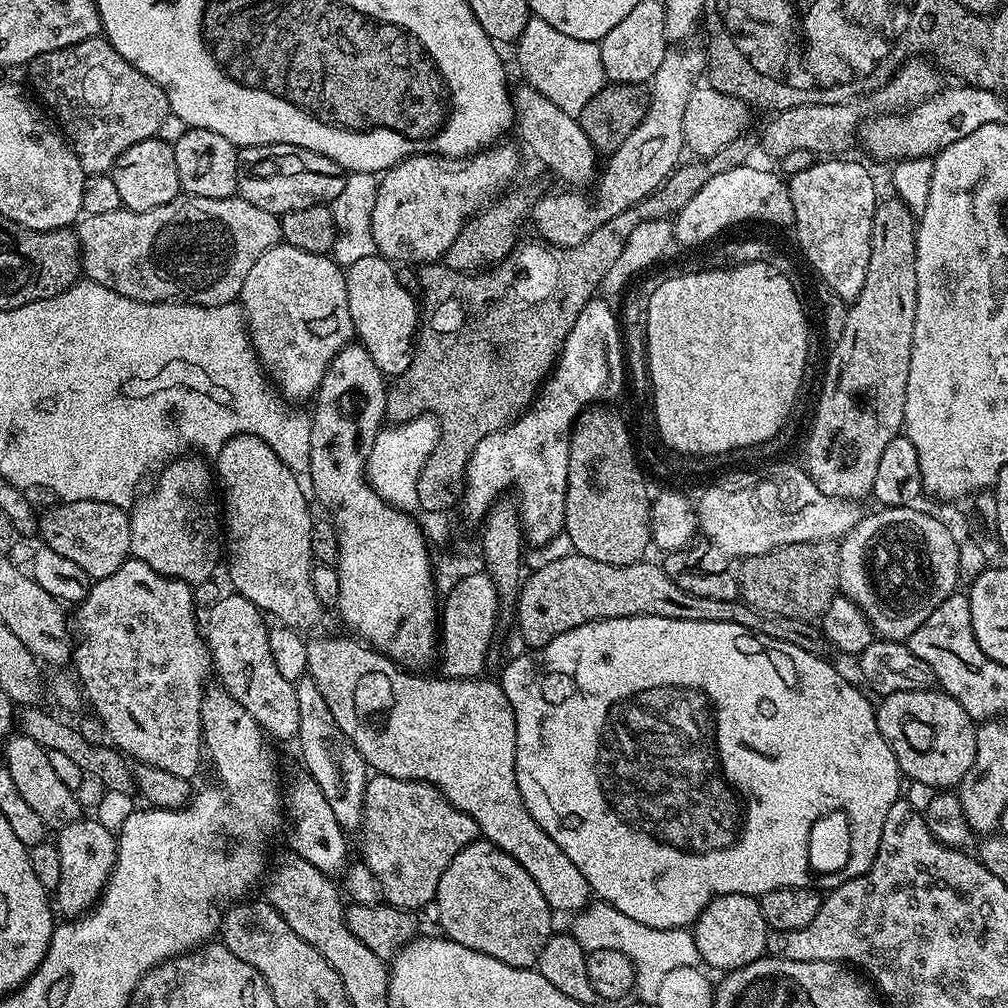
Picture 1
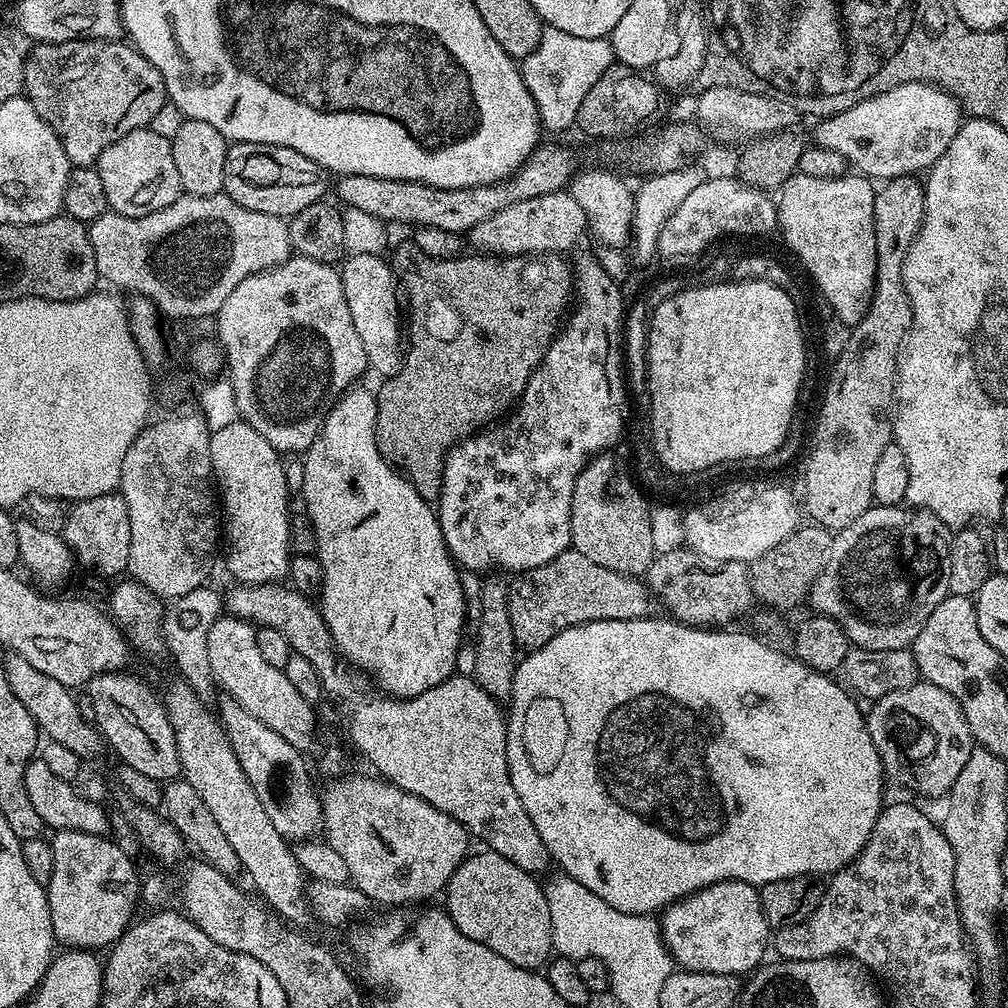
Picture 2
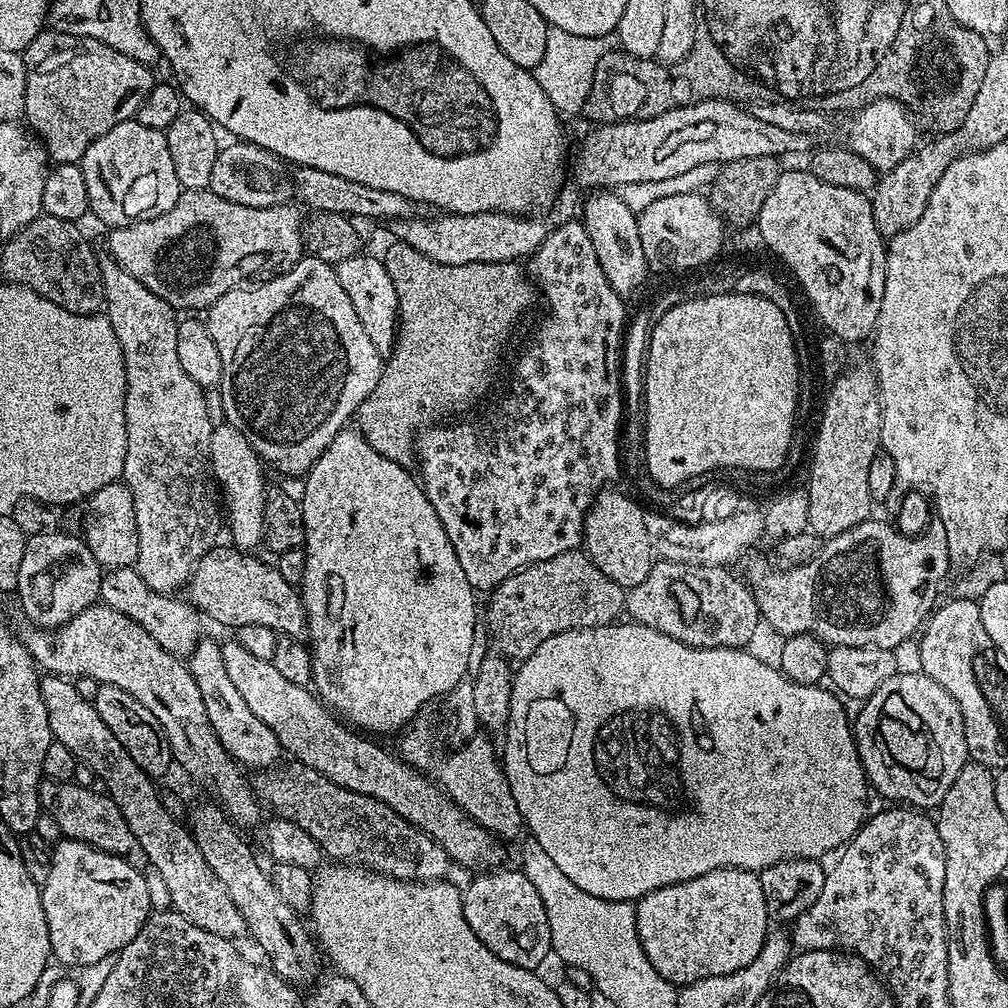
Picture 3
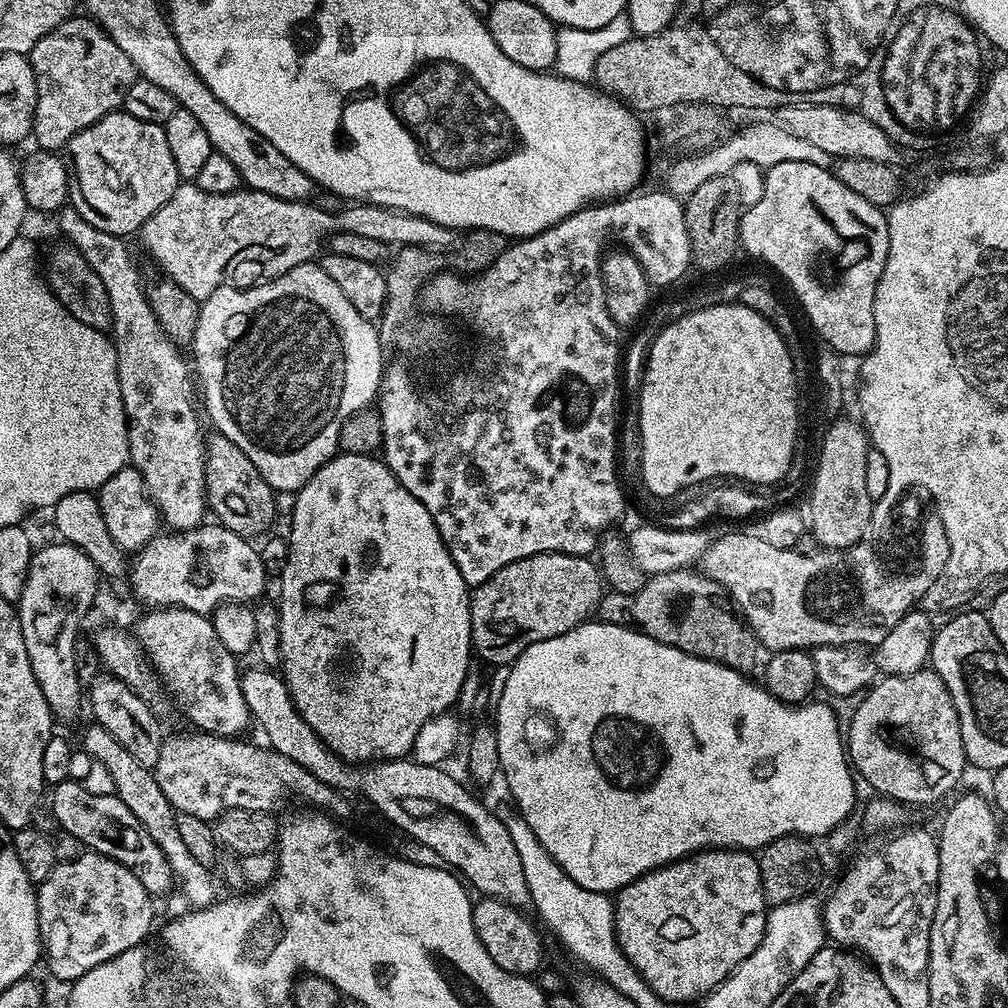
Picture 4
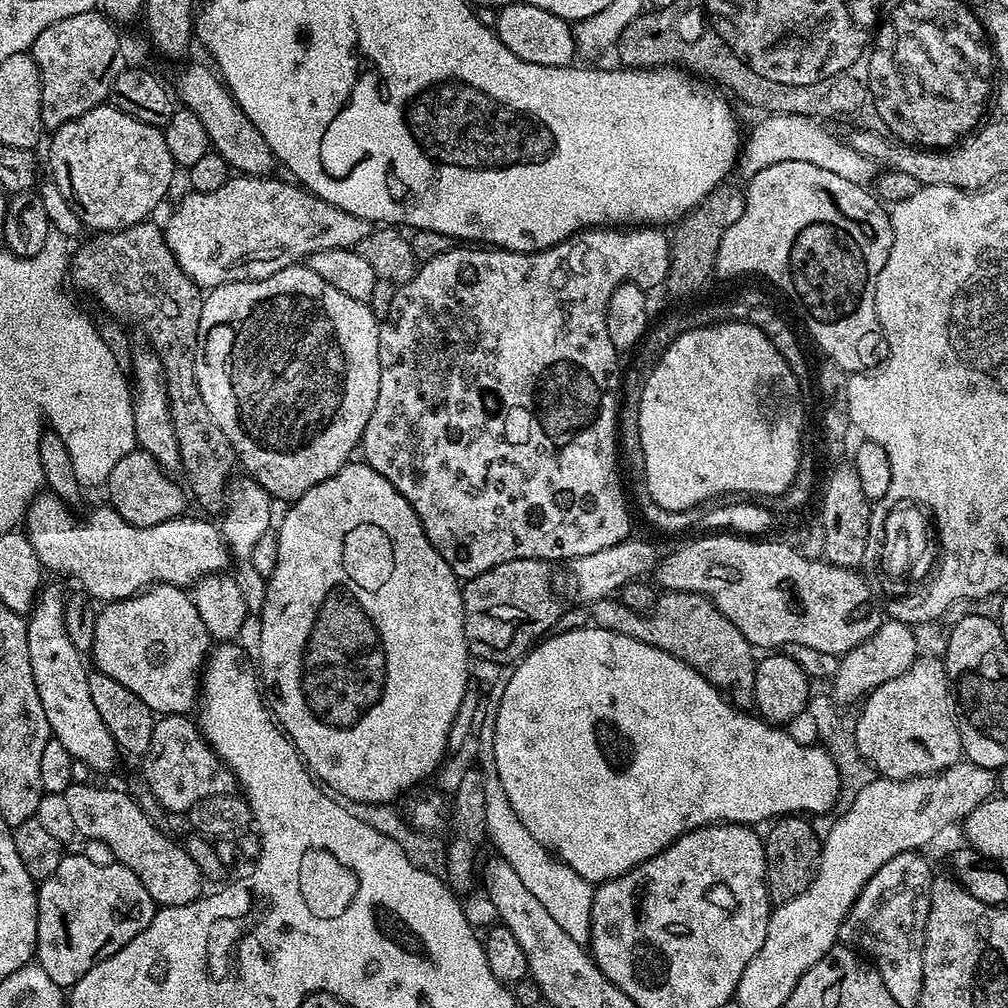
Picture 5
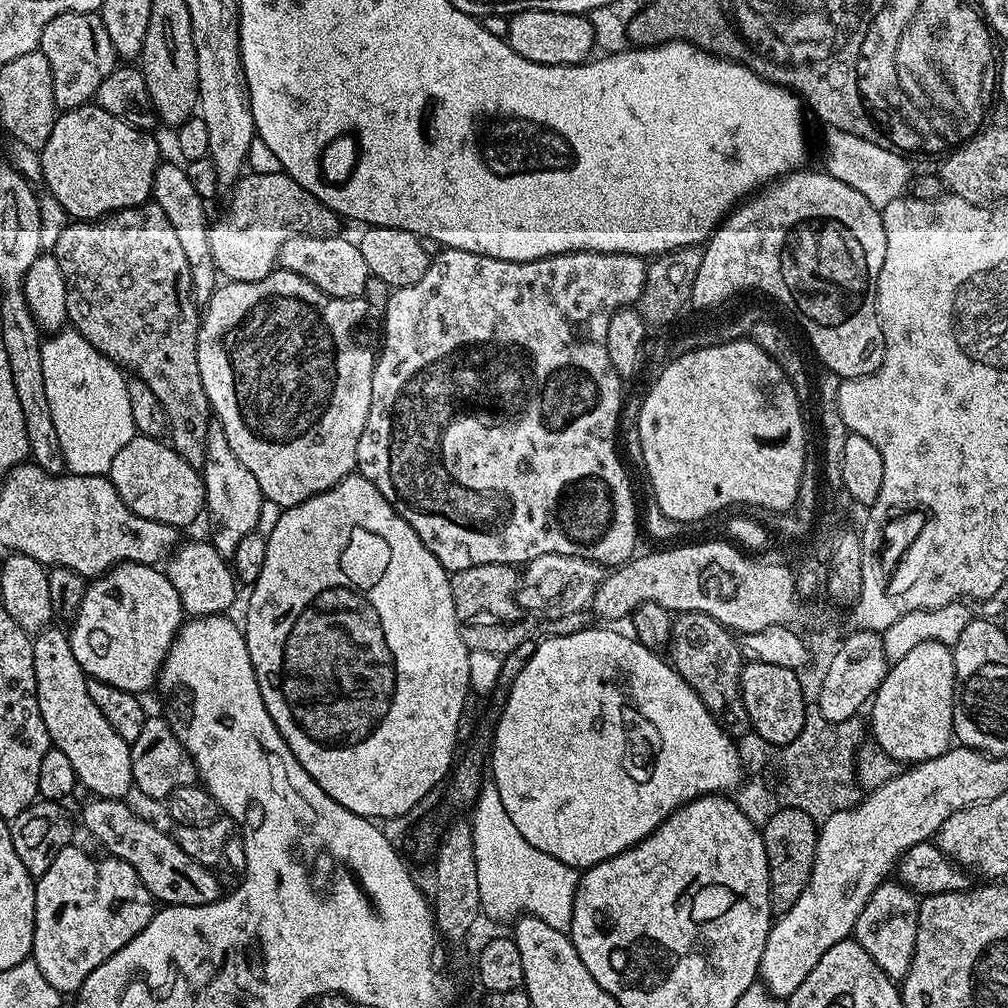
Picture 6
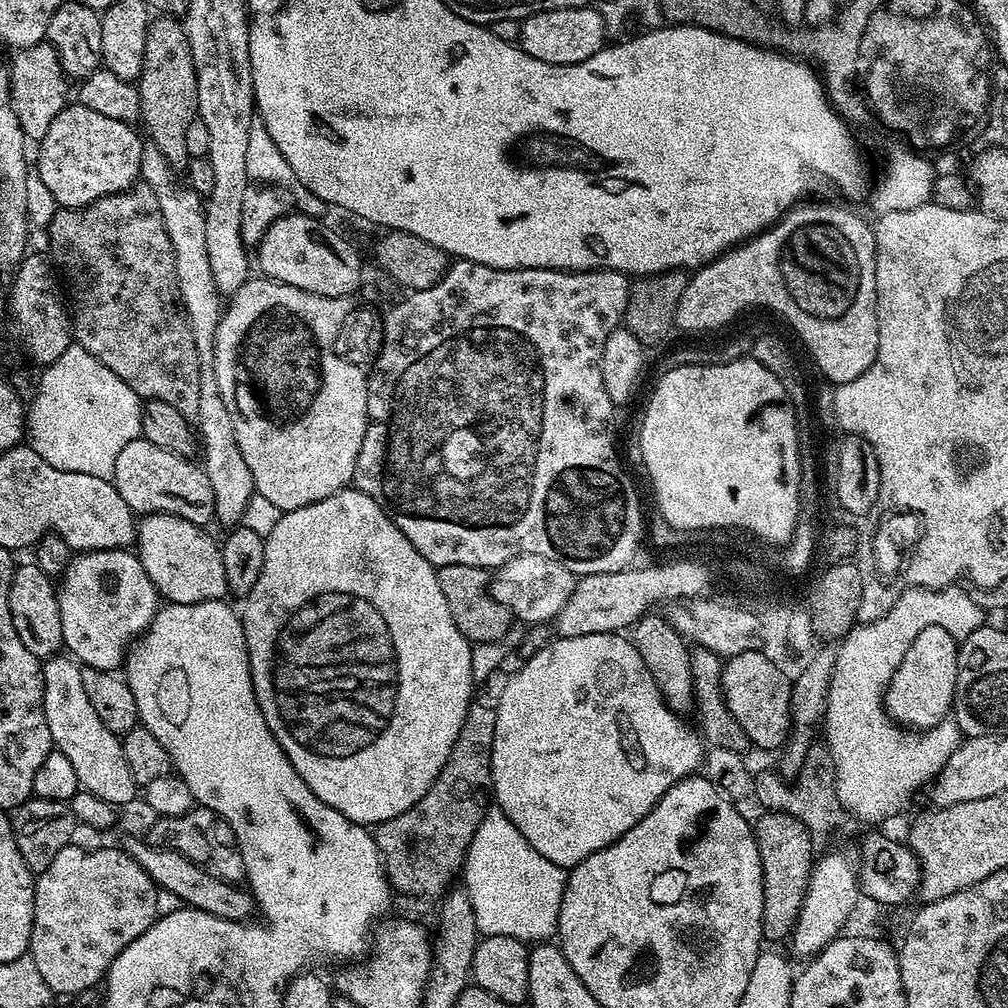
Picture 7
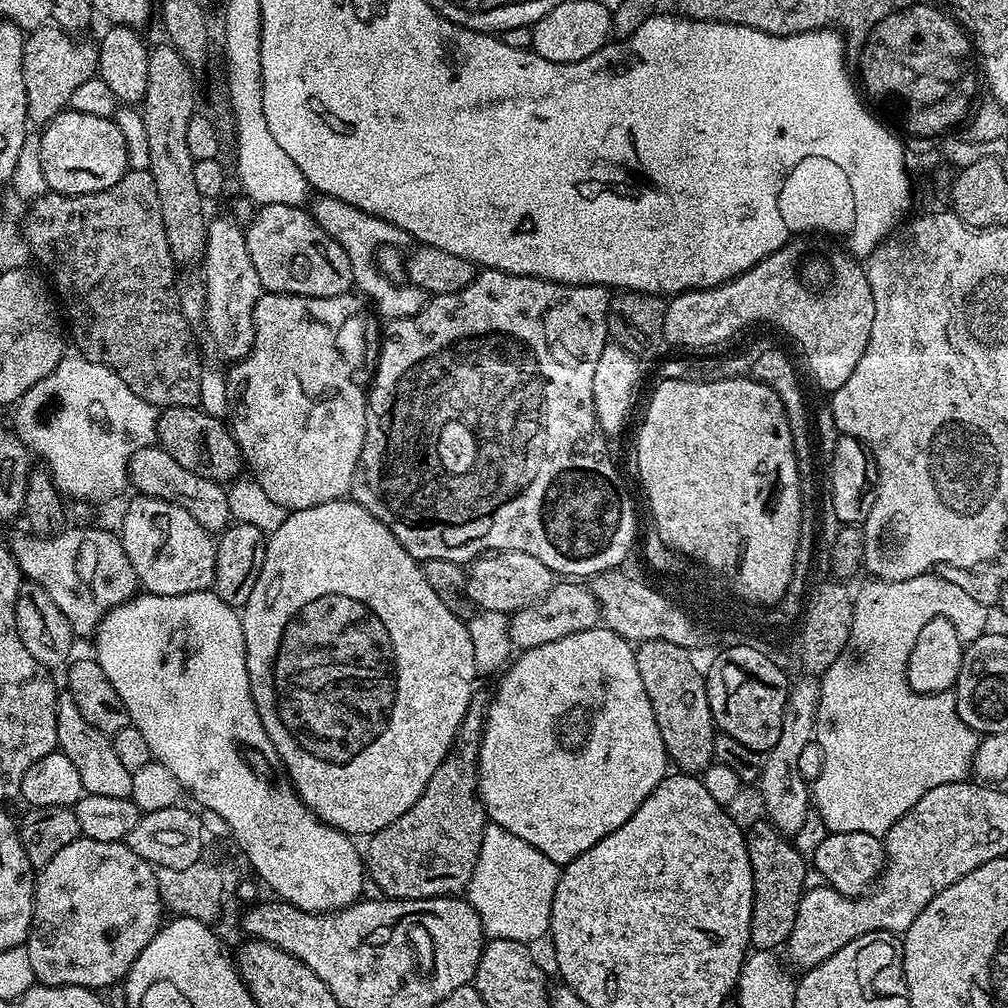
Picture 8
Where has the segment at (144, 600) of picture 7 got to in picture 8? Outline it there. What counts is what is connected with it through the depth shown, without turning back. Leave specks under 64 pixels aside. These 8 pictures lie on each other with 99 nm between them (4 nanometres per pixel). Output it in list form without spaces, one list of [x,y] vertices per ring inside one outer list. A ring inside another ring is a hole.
[[[68,526],[55,536],[25,535],[18,537],[14,545],[21,577],[50,594],[54,606],[66,614],[73,637],[91,637],[110,609],[137,595],[134,566],[130,566],[130,558],[126,558],[126,550],[115,531]]]

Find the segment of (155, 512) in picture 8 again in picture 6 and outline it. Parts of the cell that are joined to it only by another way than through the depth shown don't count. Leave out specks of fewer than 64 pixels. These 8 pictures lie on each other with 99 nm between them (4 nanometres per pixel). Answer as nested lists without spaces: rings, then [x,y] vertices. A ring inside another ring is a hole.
[[[207,539],[183,544],[167,557],[166,571],[174,590],[178,590],[178,598],[185,613],[192,618],[227,613],[227,608],[236,600],[236,588],[238,589],[238,581],[229,561],[222,554],[218,554],[218,550],[214,550],[214,546]]]

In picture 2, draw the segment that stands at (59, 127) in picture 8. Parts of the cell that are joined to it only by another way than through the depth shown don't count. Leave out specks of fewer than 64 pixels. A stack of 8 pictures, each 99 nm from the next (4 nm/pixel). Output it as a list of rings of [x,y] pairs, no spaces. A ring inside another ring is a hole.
[[[151,126],[130,130],[130,134],[106,146],[94,167],[106,190],[109,209],[123,216],[154,214],[173,204],[182,194],[171,139],[154,134]]]

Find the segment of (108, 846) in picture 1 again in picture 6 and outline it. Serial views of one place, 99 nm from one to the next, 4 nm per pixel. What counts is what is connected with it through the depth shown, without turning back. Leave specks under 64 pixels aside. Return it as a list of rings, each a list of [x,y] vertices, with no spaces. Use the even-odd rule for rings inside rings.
[[[77,846],[63,848],[50,862],[50,870],[35,881],[36,885],[36,917],[34,918],[34,942],[31,959],[36,961],[38,970],[46,977],[46,982],[54,986],[61,994],[75,994],[80,991],[82,982],[102,966],[130,938],[134,938],[150,922],[154,911],[154,901],[150,890],[142,886],[138,874],[134,874],[134,866],[115,858],[95,860],[87,856]]]

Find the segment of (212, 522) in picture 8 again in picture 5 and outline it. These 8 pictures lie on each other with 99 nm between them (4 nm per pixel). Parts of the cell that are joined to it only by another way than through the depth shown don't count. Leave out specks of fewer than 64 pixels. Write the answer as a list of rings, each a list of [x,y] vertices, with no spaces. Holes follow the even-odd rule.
[[[139,450],[126,454],[126,458],[122,458],[122,462],[118,462],[118,466],[114,466],[114,470],[110,470],[110,478],[106,482],[107,503],[118,514],[122,514],[122,518],[126,518],[126,522],[130,522],[134,526],[158,526],[158,522],[177,519],[185,515],[187,508],[184,507],[190,504],[190,500],[185,489],[183,492],[168,476],[171,475],[150,454]]]

